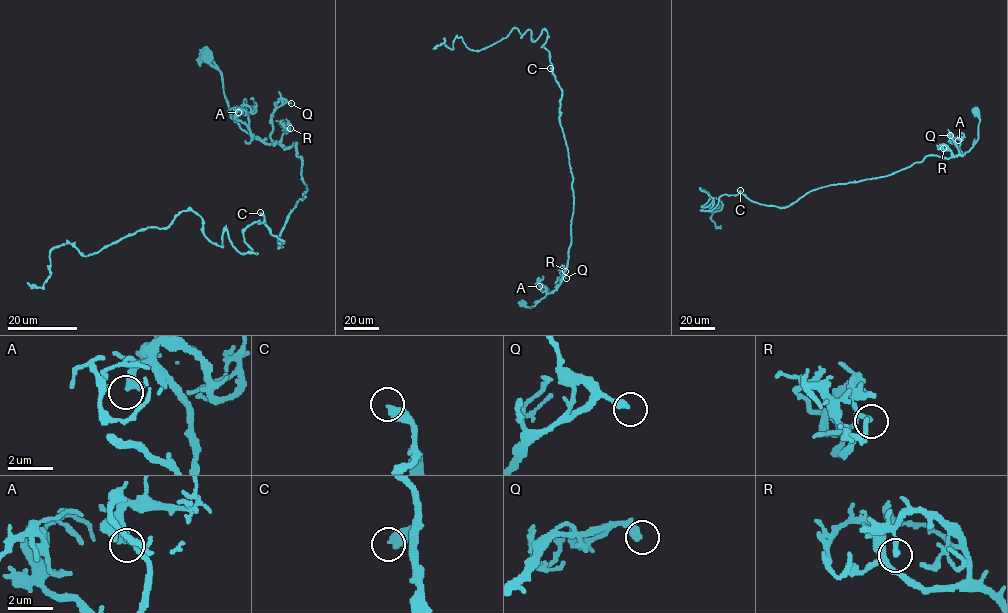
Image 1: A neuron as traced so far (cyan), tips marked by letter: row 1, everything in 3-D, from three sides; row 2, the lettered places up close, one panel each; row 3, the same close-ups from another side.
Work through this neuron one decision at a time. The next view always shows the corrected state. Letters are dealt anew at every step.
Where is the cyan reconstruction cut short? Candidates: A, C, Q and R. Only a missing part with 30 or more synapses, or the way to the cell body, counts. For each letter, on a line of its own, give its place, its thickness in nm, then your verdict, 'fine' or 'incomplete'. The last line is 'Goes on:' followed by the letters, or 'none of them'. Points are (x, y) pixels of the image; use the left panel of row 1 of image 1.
A: at (238, 112); 360 nm thick; fine
C: at (260, 212); 440 nm thick; incomplete
Q: at (291, 103); 320 nm thick; fine
R: at (290, 128); 220 nm thick; fine
Goes on: C

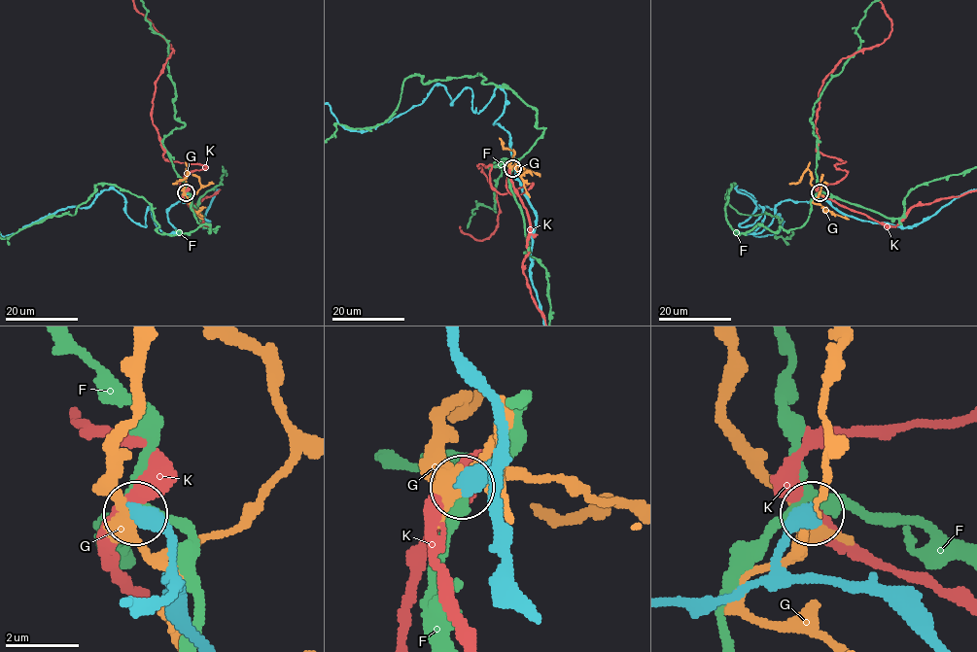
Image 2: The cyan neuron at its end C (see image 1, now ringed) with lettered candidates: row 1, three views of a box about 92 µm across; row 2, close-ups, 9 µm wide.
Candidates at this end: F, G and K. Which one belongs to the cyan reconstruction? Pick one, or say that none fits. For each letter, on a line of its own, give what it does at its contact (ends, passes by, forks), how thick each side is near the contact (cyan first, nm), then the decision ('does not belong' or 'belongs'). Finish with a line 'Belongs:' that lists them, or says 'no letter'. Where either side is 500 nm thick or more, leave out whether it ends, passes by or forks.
F: 550 nm thick on the cyan side, 240 nm on the other; does not belong
G: 550 nm thick on the cyan side, 360 nm on the other; does not belong
K: 500 nm thick on the cyan side, 400 nm on the other; does not belong
Belongs: no letter

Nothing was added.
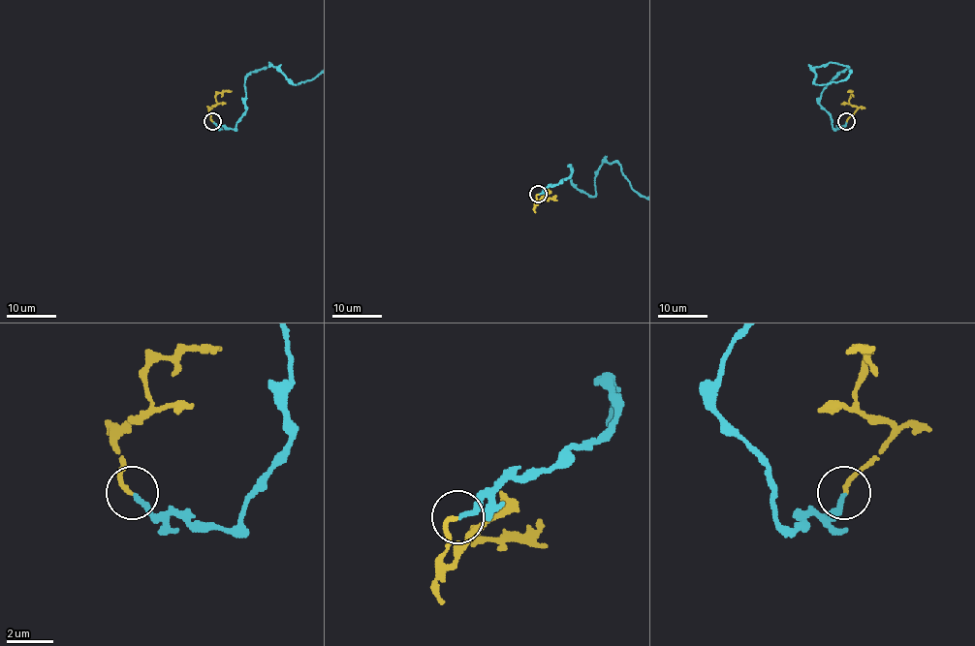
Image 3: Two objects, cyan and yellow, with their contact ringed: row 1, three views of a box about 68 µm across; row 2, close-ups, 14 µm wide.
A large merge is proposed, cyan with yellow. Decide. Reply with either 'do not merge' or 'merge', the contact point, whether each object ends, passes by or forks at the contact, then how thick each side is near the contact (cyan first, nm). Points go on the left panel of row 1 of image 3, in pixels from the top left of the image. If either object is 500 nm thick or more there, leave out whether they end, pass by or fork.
merge; place (212, 121); cyan ends; yellow ends; calibres 200 and 180 nm

